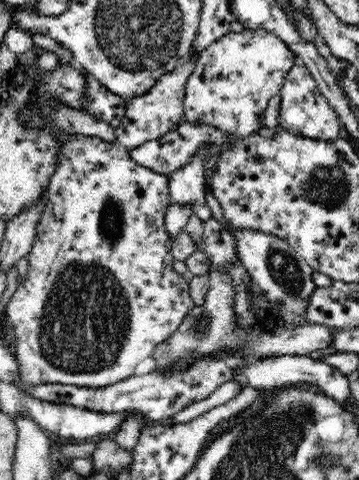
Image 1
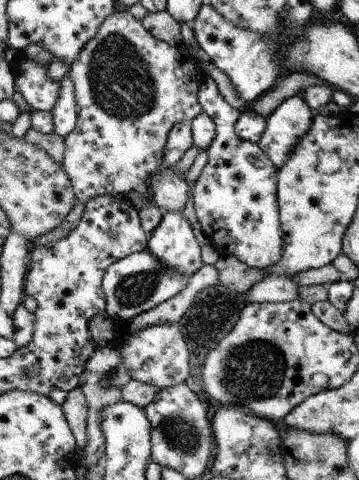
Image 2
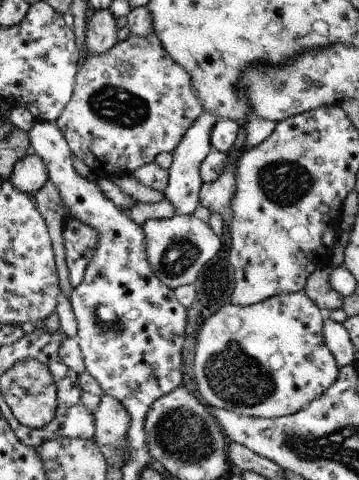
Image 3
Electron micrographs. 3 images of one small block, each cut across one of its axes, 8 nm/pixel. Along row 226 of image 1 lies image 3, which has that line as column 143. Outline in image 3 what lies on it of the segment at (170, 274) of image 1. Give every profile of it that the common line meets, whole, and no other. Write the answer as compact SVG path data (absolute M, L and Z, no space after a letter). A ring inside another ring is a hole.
M151 32L145 38L129 34L103 54L87 54L75 78L75 94L55 124L63 132L71 154L93 172L95 180L105 180L113 174L133 174L139 166L153 164L157 156L171 154L201 114L203 104L195 96L191 74L167 54L159 36Z

